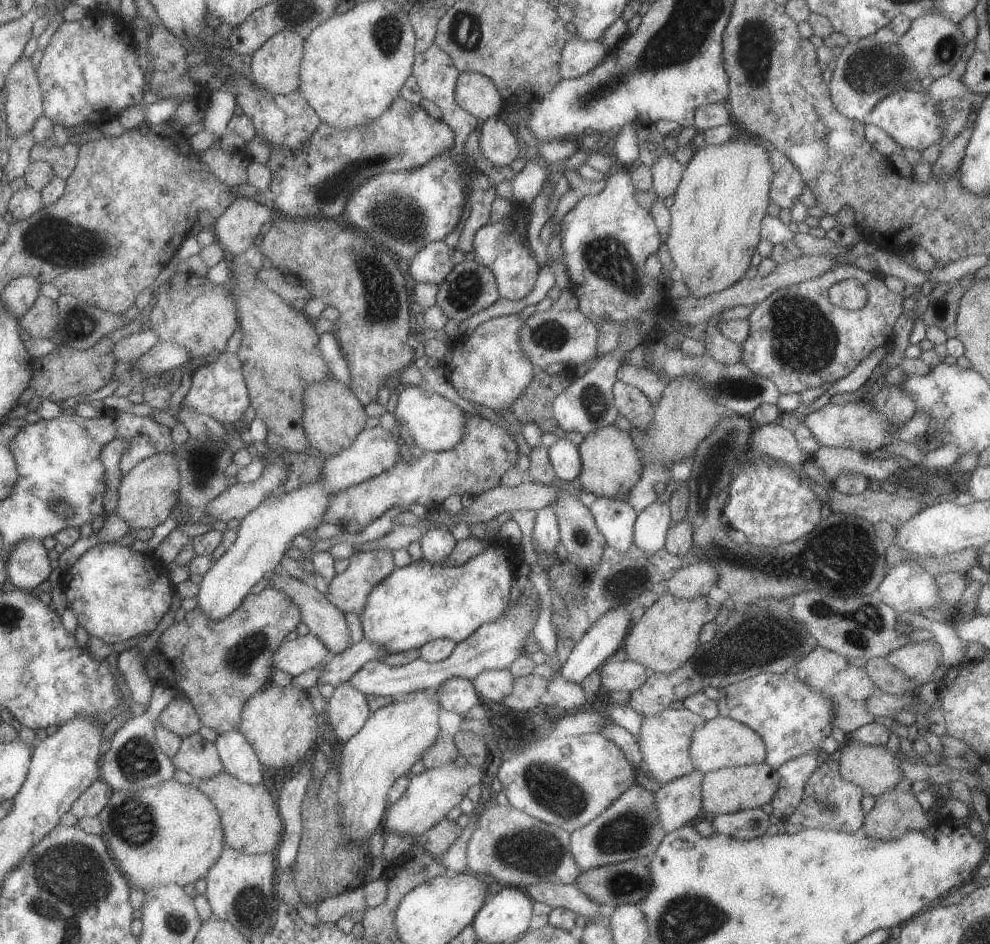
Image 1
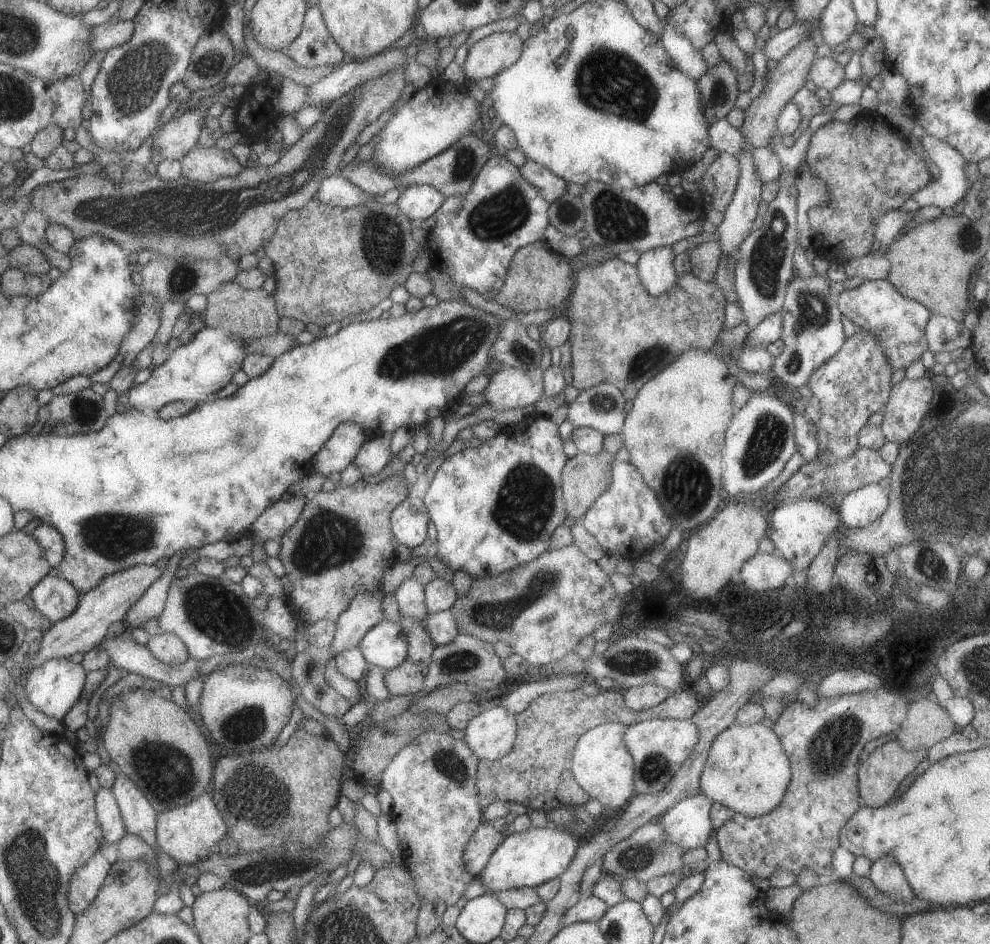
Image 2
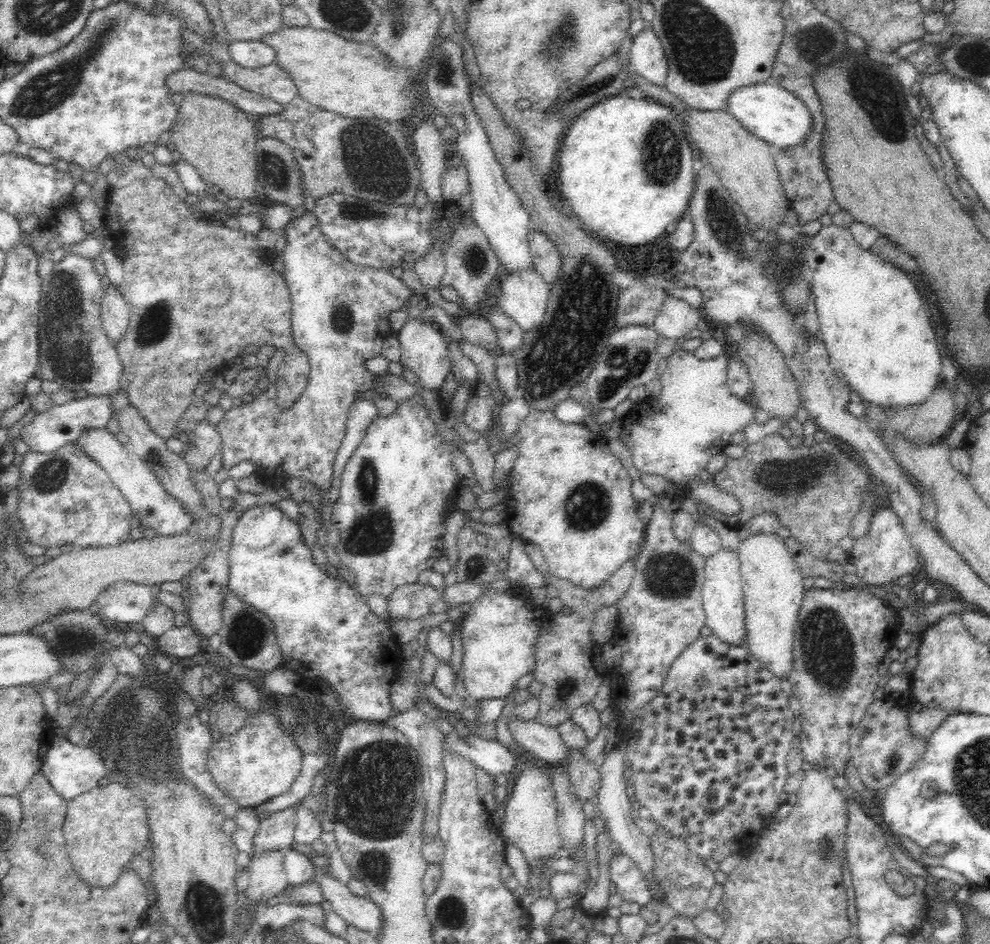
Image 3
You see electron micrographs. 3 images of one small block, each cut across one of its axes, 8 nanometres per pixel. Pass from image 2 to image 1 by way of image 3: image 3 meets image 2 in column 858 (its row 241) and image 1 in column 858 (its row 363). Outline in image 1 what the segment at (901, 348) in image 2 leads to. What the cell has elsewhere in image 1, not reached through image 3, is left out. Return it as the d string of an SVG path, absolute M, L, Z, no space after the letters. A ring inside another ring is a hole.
M848 262L838 264L833 270L827 270L815 278L774 290L767 298L756 304L754 310L746 317L749 334L740 344L739 362L755 376L768 378L781 395L799 394L808 388L819 387L825 382L833 383L847 376L877 346L893 344L893 334L902 319L903 299L904 297L887 289L880 273L865 272ZM845 280L855 280L865 286L868 294L865 306L850 311L837 308L829 302L828 288Z

